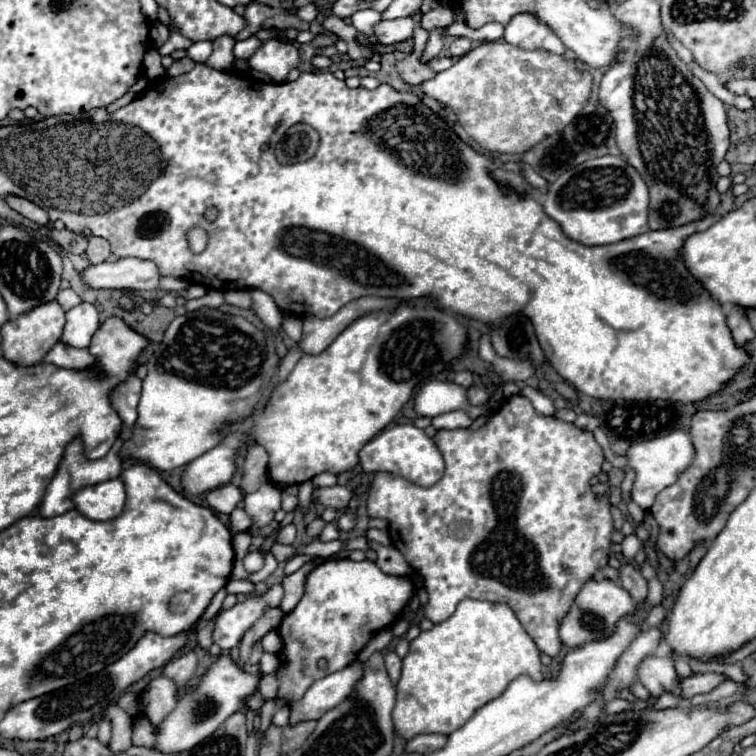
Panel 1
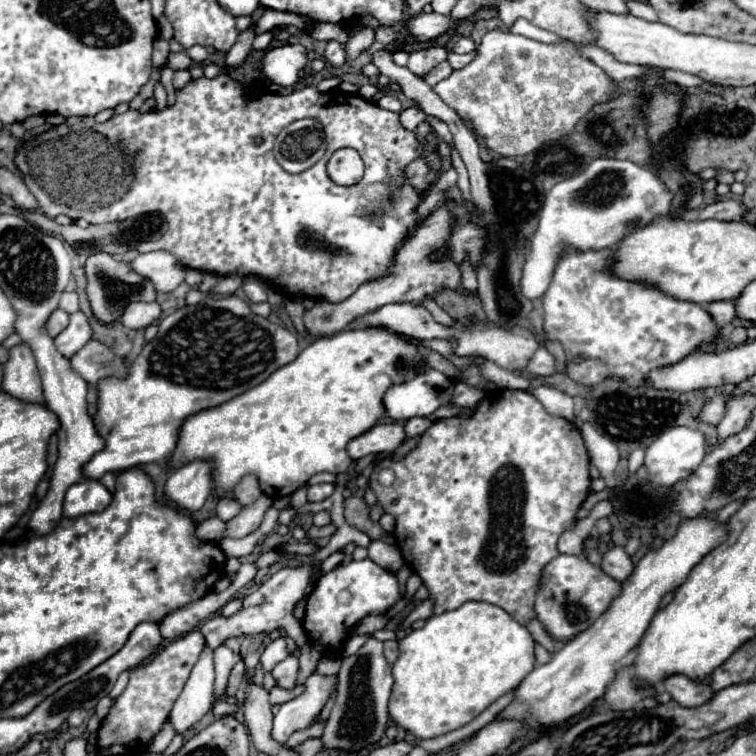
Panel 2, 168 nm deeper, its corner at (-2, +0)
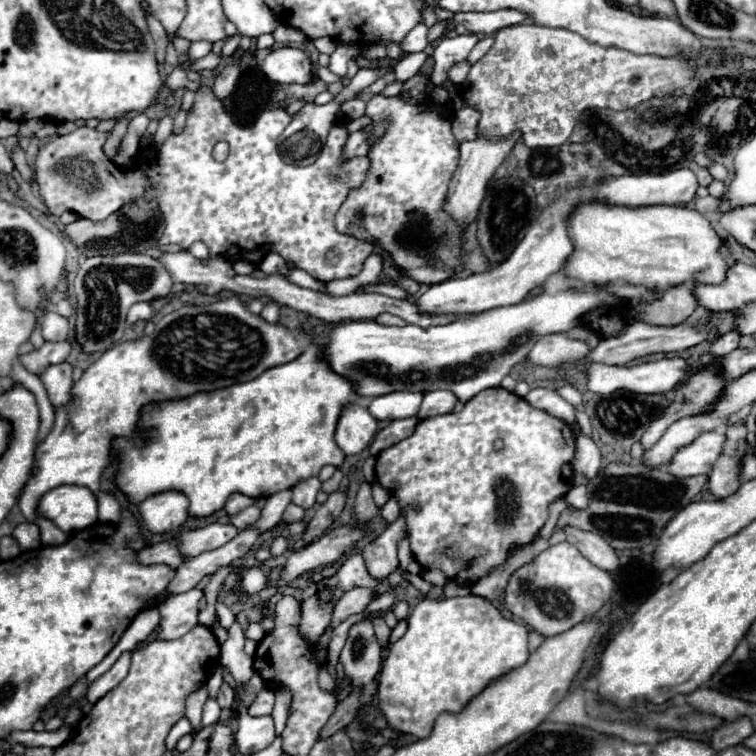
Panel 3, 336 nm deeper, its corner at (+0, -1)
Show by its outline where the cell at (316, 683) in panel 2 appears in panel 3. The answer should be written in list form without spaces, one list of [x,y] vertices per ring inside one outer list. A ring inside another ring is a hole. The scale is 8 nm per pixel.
[[[238,705],[238,729],[234,733],[234,747],[242,755],[252,755],[266,749],[274,741],[272,717],[250,717],[244,705]]]

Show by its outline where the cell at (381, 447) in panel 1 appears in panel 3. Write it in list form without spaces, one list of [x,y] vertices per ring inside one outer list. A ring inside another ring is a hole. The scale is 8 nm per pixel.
[[[348,403],[338,417],[334,439],[346,455],[356,455],[370,445],[378,431],[378,421],[364,403]]]

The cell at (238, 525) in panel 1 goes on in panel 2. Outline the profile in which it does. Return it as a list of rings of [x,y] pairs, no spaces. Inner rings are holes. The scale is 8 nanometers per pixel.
[[[210,518],[210,520],[204,520],[198,530],[196,530],[196,536],[200,540],[208,540],[208,542],[214,542],[214,540],[222,540],[224,538],[224,532],[226,532],[226,522],[220,520],[220,518]]]

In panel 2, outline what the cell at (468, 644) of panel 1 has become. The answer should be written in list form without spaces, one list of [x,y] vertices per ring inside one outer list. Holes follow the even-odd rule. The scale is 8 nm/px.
[[[464,602],[460,608],[430,616],[424,628],[410,632],[400,640],[400,658],[392,666],[394,688],[390,698],[390,716],[416,738],[436,738],[472,722],[492,702],[514,690],[534,668],[534,638],[506,610],[488,602]]]

